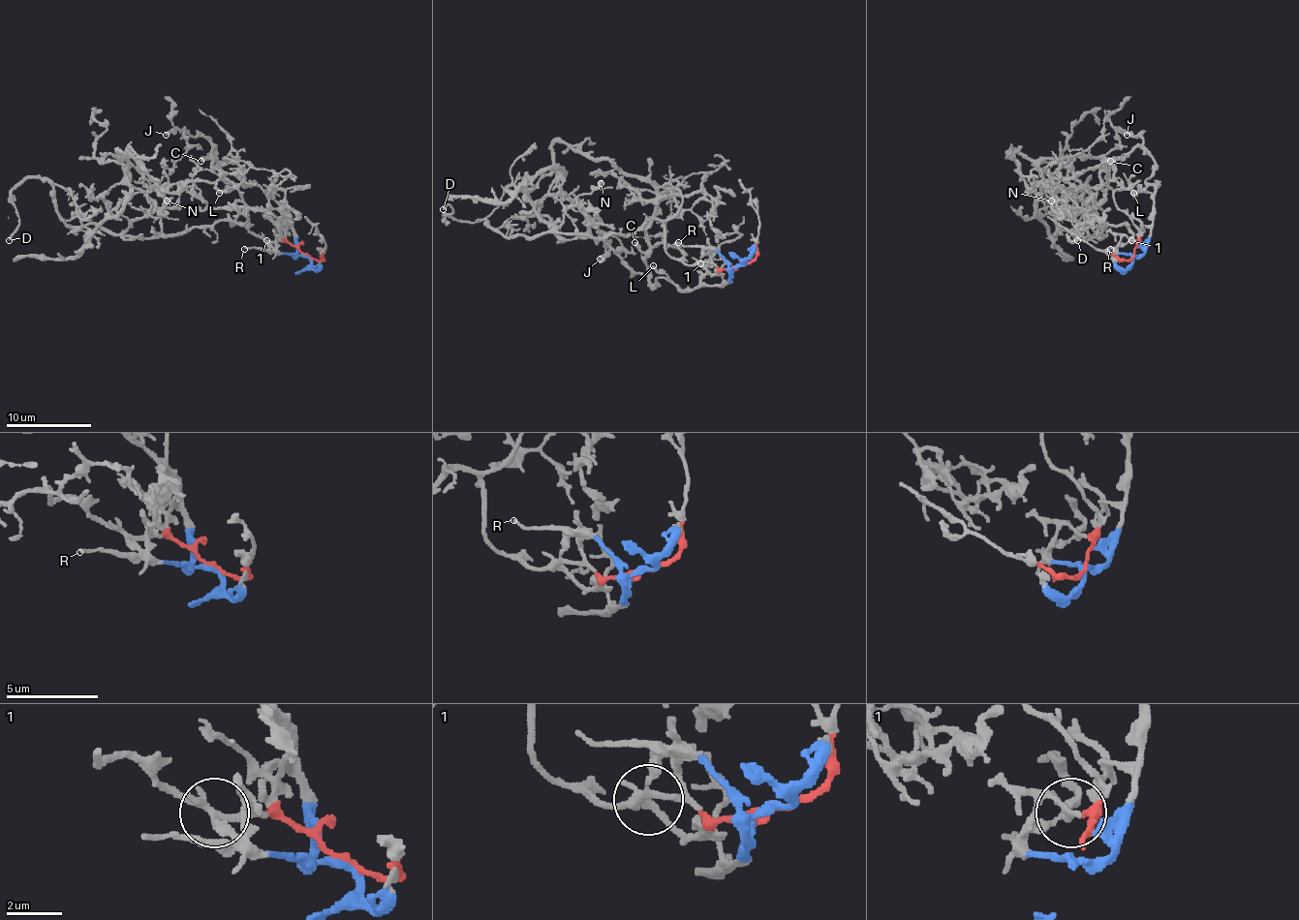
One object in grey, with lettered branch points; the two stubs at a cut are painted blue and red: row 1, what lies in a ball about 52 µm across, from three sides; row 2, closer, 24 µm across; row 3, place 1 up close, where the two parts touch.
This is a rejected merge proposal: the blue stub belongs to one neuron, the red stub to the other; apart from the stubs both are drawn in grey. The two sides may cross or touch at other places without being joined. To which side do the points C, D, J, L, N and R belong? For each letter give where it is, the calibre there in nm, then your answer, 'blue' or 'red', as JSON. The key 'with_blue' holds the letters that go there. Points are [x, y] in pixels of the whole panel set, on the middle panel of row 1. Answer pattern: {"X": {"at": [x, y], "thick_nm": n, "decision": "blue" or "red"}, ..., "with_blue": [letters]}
{"C": {"at": [634, 242], "thick_nm": 300, "decision": "blue"}, "D": {"at": [443, 209], "thick_nm": 220, "decision": "red"}, "J": {"at": [600, 259], "thick_nm": 280, "decision": "blue"}, "L": {"at": [653, 265], "thick_nm": 240, "decision": "blue"}, "N": {"at": [601, 183], "thick_nm": 280, "decision": "red"}, "R": {"at": [678, 242], "thick_nm": 170, "decision": "blue"}, "with_blue": ["C", "J", "L", "R"]}

